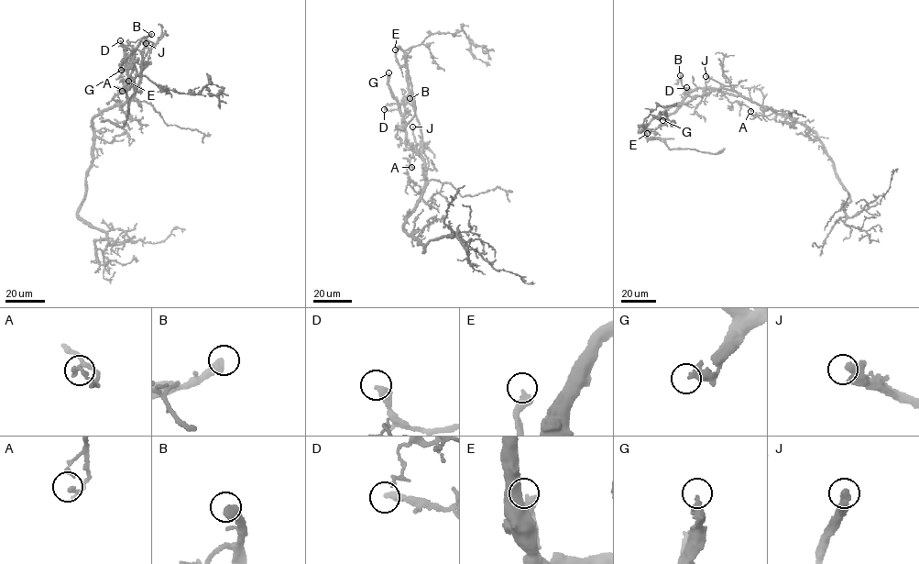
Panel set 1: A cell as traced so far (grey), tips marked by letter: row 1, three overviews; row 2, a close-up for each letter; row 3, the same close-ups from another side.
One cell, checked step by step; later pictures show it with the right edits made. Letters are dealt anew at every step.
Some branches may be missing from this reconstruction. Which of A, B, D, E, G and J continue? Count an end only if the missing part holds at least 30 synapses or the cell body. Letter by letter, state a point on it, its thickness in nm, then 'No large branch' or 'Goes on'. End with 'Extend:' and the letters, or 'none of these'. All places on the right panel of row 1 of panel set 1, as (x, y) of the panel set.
A: Place: (750, 111). Thickness 170 nm. No large branch
B: Place: (680, 75). Thickness 400 nm. Goes on
D: Place: (686, 87). Thickness 400 nm. No large branch
E: Place: (647, 133). Thickness 440 nm. No large branch
G: Place: (662, 120). Thickness 360 nm. Goes on
J: Place: (705, 76). Thickness 480 nm. Goes on
Extend: B, G, J

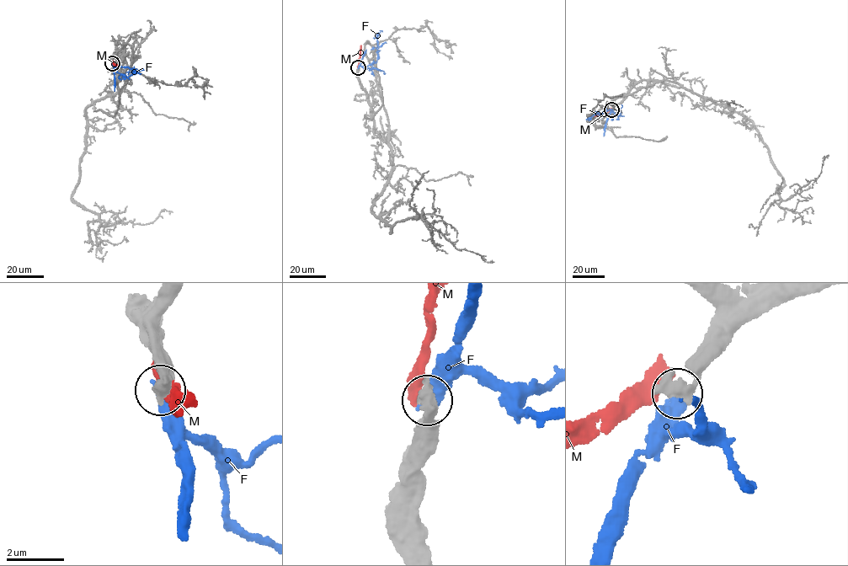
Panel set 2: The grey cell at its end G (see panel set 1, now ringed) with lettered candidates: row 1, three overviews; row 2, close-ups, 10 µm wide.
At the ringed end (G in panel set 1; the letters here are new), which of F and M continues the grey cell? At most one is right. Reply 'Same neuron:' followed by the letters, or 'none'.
Same neuron: F

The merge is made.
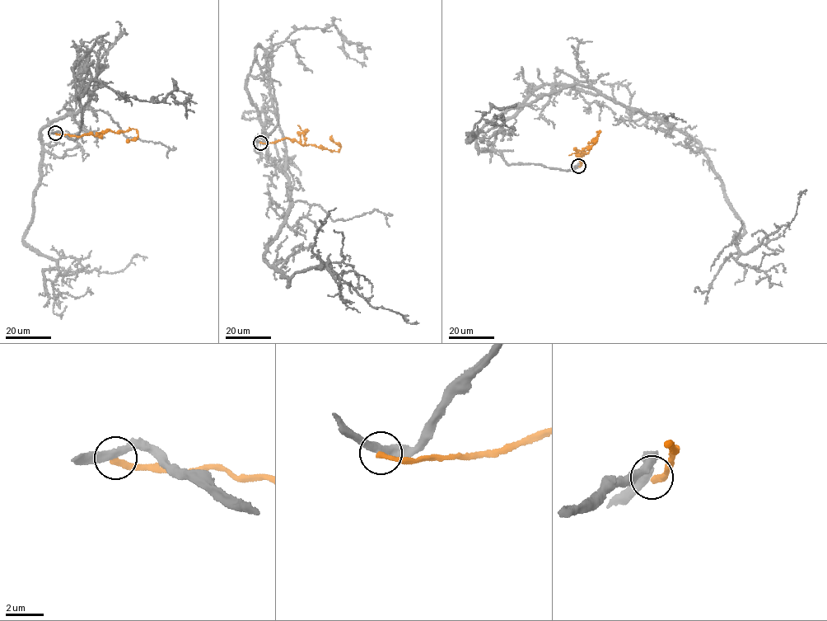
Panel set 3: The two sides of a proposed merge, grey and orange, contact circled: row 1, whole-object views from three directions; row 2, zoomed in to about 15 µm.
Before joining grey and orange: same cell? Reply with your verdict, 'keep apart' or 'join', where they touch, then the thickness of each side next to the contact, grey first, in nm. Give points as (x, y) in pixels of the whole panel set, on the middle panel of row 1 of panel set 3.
keep apart; place (260, 143); calibres 400 and 280 nm

